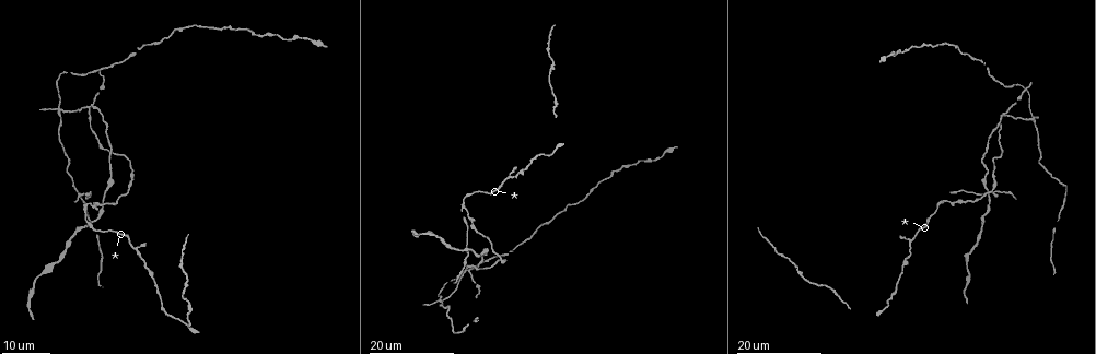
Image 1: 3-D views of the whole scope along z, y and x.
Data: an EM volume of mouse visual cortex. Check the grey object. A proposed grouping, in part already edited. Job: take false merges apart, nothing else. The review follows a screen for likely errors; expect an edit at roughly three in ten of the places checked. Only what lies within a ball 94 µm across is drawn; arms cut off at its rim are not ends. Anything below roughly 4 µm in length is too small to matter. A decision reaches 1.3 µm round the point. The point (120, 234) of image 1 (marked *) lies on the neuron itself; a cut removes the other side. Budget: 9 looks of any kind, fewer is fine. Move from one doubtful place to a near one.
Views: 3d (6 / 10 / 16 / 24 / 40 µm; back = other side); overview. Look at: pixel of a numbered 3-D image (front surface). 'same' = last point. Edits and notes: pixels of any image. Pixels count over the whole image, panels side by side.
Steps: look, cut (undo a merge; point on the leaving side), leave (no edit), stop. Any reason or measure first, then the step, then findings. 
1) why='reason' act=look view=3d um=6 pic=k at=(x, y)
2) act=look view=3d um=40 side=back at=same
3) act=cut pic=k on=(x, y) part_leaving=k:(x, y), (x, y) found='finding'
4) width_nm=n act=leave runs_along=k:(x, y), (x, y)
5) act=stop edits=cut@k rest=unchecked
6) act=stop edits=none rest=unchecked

why='thin arm on a thick one' act=look view=3d um=24 pic=1 at=(957, 201)

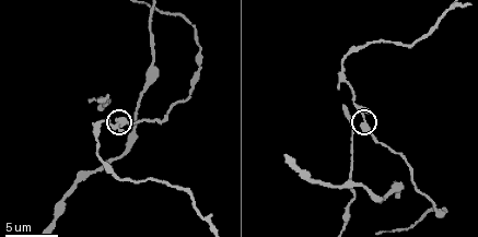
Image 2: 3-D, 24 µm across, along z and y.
act=look view=3d um=10 pic=2 at=(361, 123)

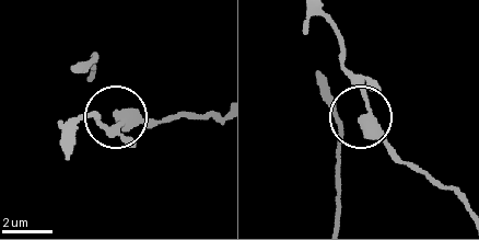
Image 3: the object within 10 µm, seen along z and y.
side_arm_um=20 act=leave found='continuous, no second neuron'

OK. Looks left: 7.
why='small branch off a trunk' act=look view=3d um=16 pic=1 at=(58, 112)

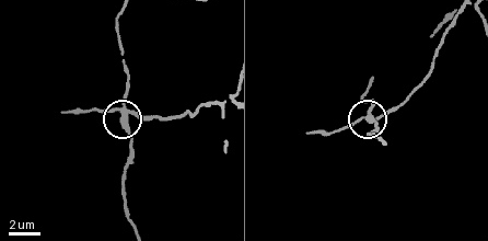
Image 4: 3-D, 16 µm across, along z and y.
act=look view=3d um=10 pic=4 at=(124, 116)

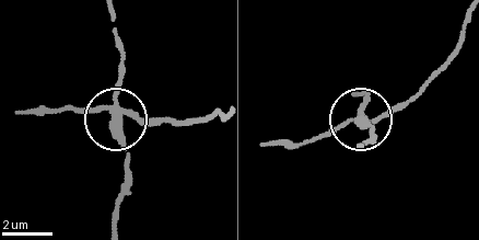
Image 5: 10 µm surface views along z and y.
arms=4 act=cut pic=5 on=(121, 78) part_leaving=5:(114, 109), (120, 72), (114, 16) found='a second neuron is stuck on'

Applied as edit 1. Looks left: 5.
act=look view=overview

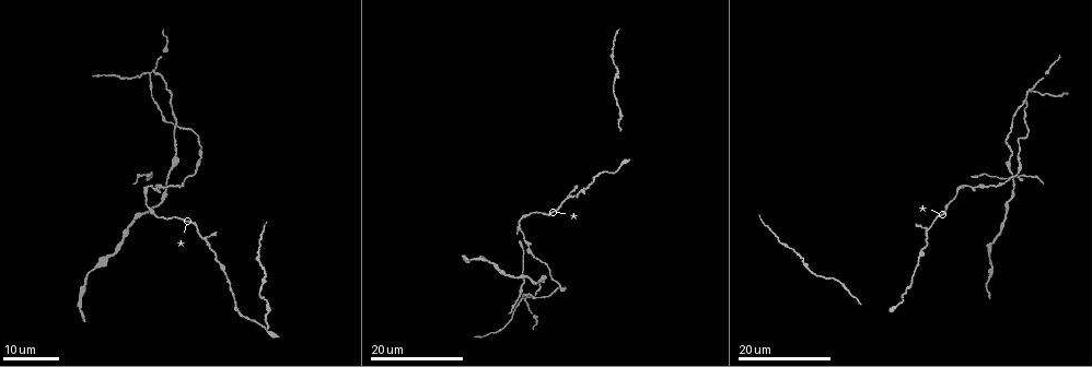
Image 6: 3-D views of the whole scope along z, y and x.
act=look view=3d um=16 pic=6 at=(1032, 88)

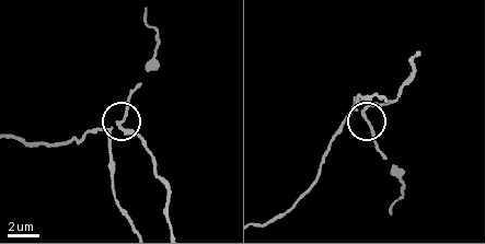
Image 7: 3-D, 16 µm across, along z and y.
act=look view=3d um=6 pic=7 at=(117, 124)

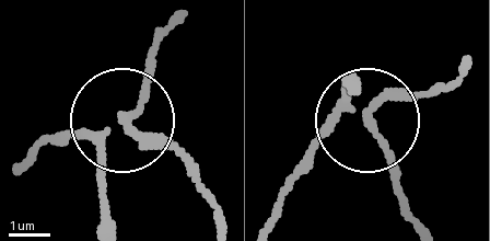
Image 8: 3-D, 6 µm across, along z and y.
arms=4 act=cut pic=8 on=(176, 144) part_leaving=8:(130, 125), (179, 157), (218, 219) found='two neurons meet here'

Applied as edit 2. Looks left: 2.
act=stop edits=cut@5,cut@8 rest=unchecked

